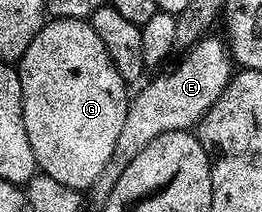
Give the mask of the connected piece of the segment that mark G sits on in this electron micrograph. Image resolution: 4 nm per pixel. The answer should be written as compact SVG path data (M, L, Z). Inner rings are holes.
M82 18L48 21L41 32L33 36L33 44L25 48L25 56L21 56L17 69L21 80L25 132L29 132L29 148L33 148L36 167L65 188L90 191L105 164L109 164L109 156L113 156L117 136L125 124L129 101L128 83L123 81L117 68L113 68L113 60L109 60L101 36L93 32L90 21Z

